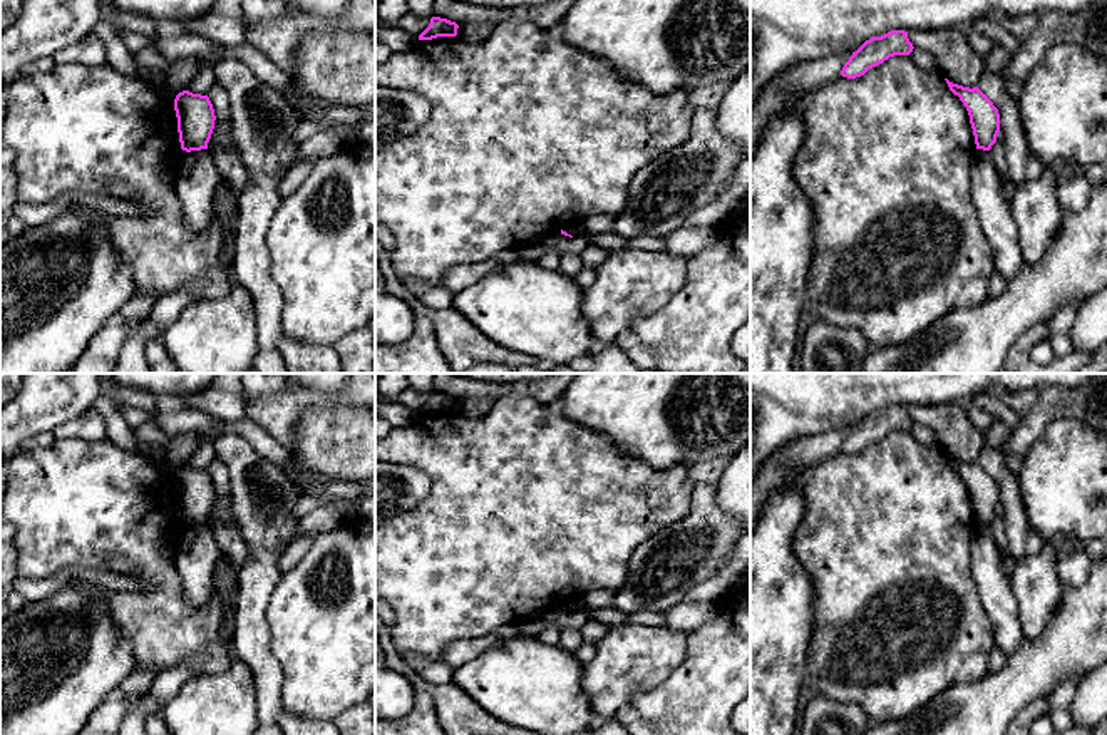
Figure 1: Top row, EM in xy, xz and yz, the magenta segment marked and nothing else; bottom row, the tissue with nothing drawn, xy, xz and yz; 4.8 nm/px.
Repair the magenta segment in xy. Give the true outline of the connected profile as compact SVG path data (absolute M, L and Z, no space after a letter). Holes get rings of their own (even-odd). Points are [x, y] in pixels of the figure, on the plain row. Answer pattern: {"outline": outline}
{"outline": "M183 465L174 474L181 524L208 524L214 504L214 484L208 470Z"}

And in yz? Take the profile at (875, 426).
{"outline": "M891 405L881 412L866 415L844 439L841 450L856 454L864 450L869 444L883 439L894 430L909 430L913 419L904 405Z"}

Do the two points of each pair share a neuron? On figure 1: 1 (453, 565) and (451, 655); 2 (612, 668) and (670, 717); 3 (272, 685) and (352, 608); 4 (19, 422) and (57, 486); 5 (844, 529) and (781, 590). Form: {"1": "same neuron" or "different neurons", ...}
{"1": "different neurons", "2": "different neurons", "3": "different neurons", "4": "different neurons", "5": "different neurons"}

